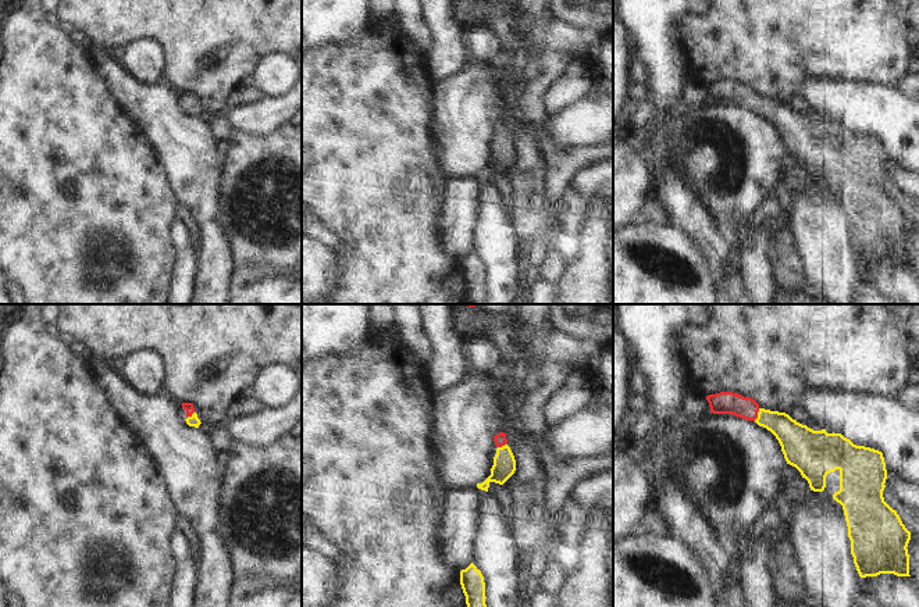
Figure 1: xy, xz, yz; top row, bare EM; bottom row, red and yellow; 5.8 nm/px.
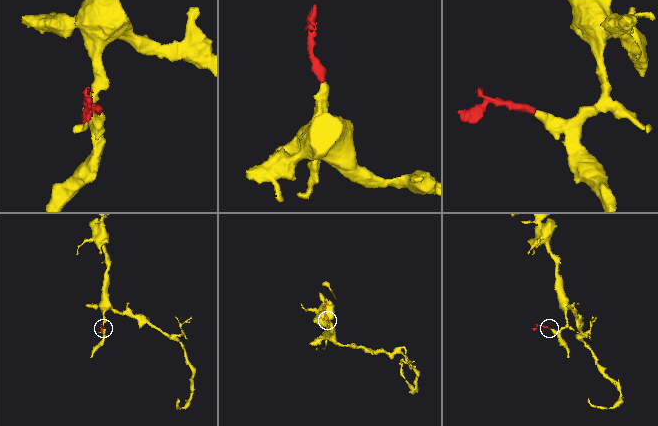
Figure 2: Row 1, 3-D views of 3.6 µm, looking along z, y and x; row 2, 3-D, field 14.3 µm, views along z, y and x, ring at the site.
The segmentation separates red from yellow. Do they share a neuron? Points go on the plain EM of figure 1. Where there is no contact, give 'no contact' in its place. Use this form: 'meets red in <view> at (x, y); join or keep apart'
meets red in xy at (189, 104); join

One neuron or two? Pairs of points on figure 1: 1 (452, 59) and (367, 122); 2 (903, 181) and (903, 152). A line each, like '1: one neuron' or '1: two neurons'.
1: two neurons
2: two neurons

